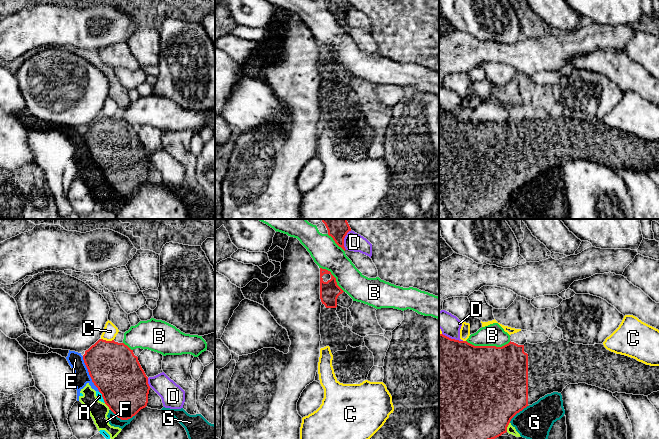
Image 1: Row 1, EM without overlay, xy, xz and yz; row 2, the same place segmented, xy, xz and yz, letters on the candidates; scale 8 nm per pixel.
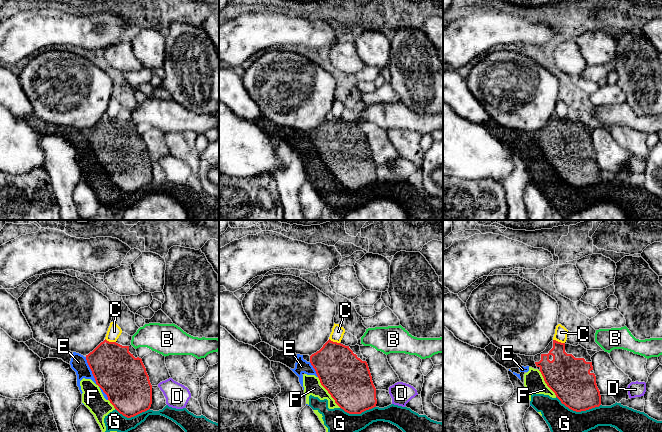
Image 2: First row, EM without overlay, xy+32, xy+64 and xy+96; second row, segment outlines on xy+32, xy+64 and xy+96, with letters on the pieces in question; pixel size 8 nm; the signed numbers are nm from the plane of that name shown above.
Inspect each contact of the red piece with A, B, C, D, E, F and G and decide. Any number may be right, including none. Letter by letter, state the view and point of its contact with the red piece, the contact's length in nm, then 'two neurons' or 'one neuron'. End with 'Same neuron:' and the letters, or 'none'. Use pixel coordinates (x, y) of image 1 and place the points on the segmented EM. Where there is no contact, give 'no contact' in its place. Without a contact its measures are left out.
A: meets red in xy at (102, 396); contact 110 nm long; two neurons
B: meets red in yz at (488, 346); contact 360 nm long; two neurons
C: meets red in xy at (107, 341); contact 110 nm long; two neurons
D: meets red in xz at (343, 239); contact 170 nm long; two neurons
E: meets red in xy at (89, 374); contact 320 nm long; two neurons
F: meets red in yz at (507, 426); contact 80 nm long; two neurons
G: meets red in xy at (123, 419); contact 220 nm long; two neurons
Same neuron: none

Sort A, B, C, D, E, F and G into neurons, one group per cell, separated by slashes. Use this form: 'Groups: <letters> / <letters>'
Groups: A E F G / B / C / D

